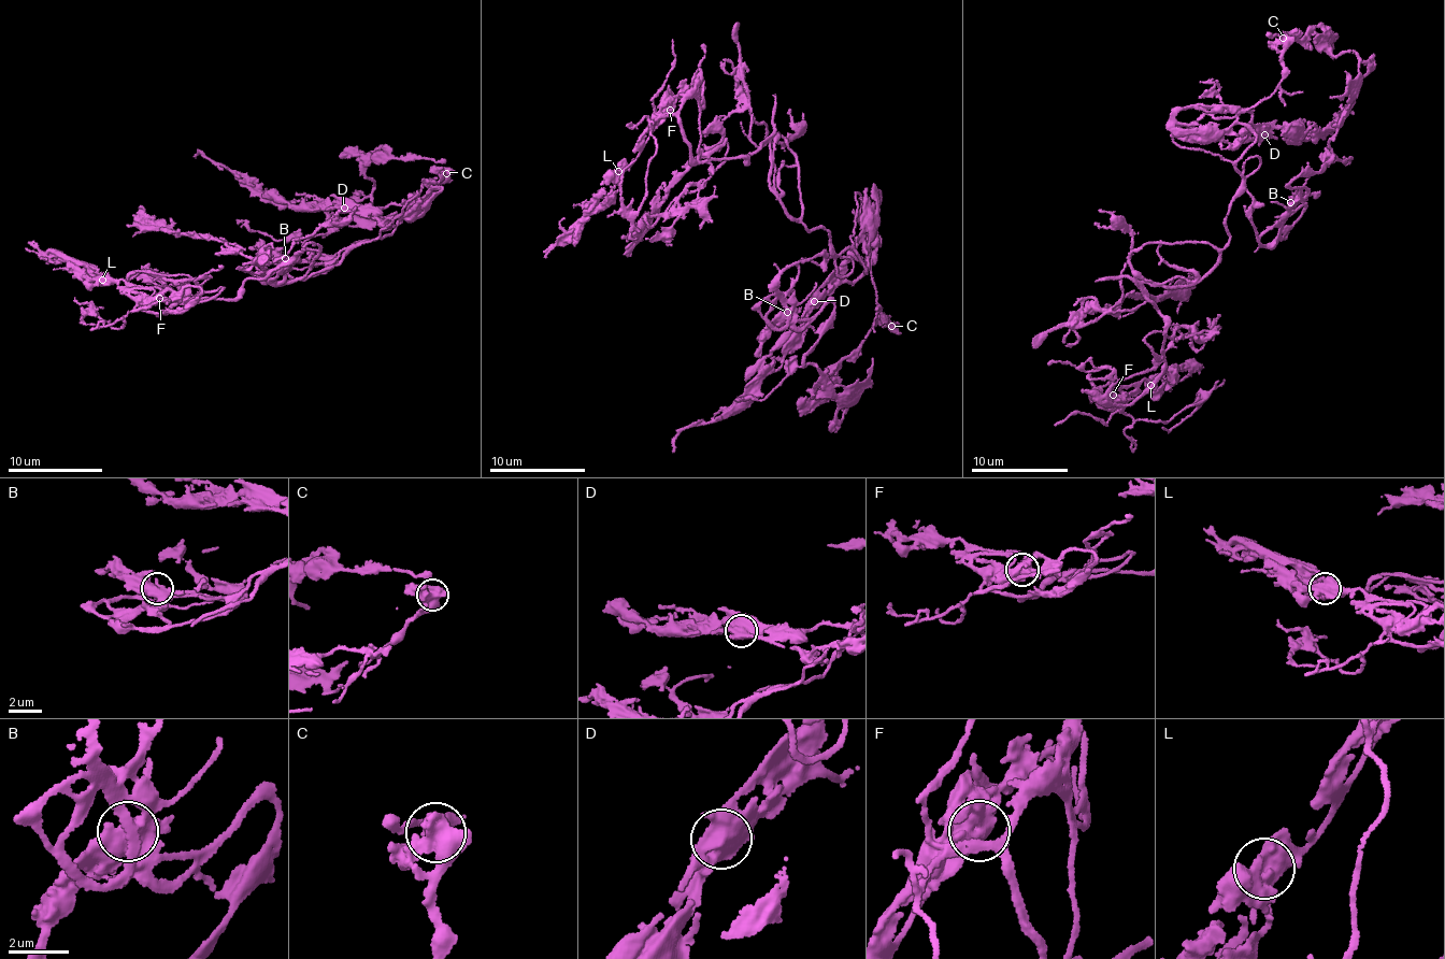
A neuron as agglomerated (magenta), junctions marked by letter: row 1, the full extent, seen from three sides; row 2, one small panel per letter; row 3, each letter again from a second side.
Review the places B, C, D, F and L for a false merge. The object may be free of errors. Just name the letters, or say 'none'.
none

